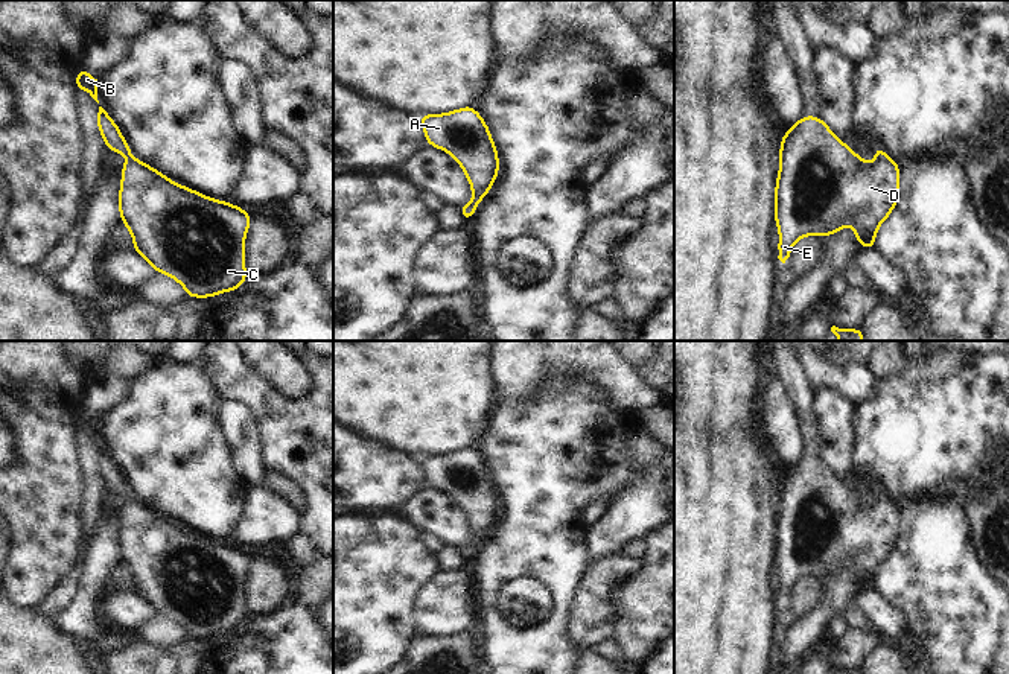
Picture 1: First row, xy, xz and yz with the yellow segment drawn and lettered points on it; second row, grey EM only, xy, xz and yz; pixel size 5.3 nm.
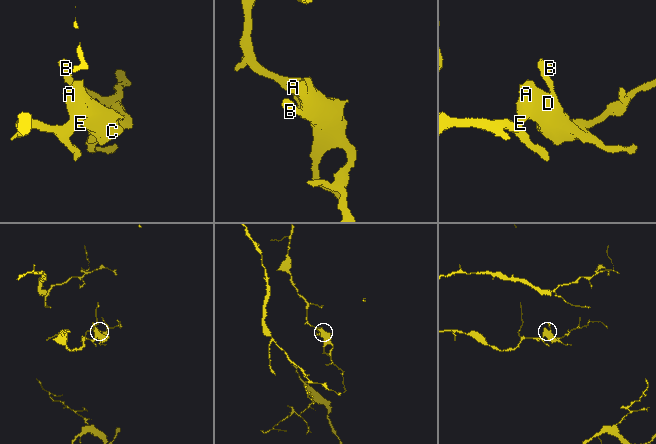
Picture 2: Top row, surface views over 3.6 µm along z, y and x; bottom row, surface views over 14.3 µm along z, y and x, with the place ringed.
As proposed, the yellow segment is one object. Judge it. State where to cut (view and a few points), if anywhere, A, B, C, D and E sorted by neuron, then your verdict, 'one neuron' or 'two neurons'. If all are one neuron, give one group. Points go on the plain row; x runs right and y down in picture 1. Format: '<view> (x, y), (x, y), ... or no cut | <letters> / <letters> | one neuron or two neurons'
no cut | A B C D E | one neuron

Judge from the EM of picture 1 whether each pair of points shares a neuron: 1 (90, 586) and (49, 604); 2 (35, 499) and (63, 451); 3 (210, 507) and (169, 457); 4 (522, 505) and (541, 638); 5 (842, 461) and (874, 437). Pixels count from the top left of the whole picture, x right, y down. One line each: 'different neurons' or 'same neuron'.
1: different neurons
2: same neuron
3: same neuron
4: same neuron
5: different neurons

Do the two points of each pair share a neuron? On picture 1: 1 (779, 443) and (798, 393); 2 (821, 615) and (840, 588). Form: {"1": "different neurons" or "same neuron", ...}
{"1": "different neurons", "2": "same neuron"}

